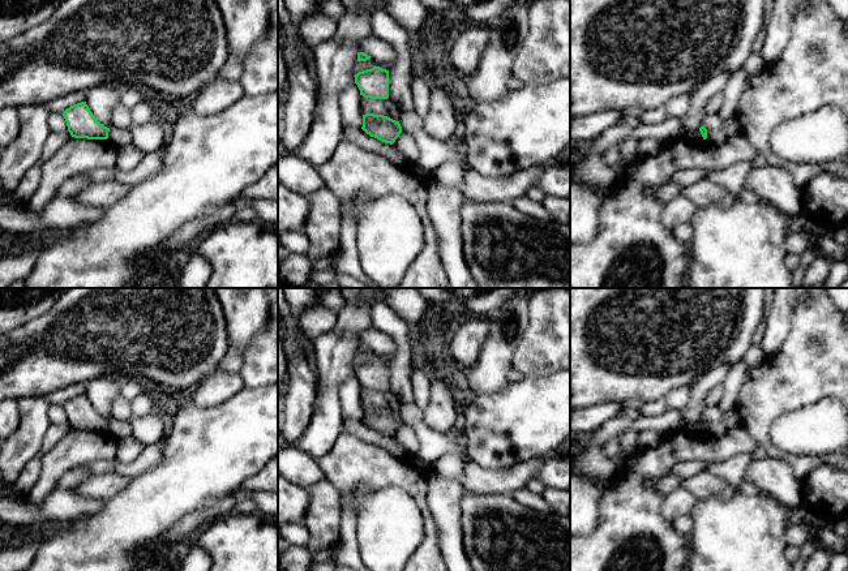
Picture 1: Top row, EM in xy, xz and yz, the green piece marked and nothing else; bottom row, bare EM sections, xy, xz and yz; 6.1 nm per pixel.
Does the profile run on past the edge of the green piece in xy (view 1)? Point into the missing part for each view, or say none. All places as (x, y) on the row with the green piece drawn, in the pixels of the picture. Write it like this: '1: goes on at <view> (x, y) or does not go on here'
1: does not go on here

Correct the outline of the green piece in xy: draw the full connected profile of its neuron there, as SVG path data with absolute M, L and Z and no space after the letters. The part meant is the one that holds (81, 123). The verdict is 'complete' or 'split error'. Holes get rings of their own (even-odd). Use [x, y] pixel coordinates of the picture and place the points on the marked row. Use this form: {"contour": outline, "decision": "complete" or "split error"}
{"contour": "M86 102L70 106L63 112L68 132L74 138L107 139L110 128L100 124Z", "decision": "complete"}

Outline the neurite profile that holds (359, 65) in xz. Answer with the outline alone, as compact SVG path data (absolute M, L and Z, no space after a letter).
M369 59L367 61L357 61L355 63L354 68L352 68L352 74L357 74L359 72L367 70L367 69L372 69L373 66L380 66L382 69L389 70L393 64L385 64L385 63L378 63L374 61L373 59Z

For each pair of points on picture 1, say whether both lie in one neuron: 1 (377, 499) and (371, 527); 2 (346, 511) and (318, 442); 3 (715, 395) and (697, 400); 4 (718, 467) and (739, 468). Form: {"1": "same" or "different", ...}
{"1": "same", "2": "different", "3": "different", "4": "same"}

